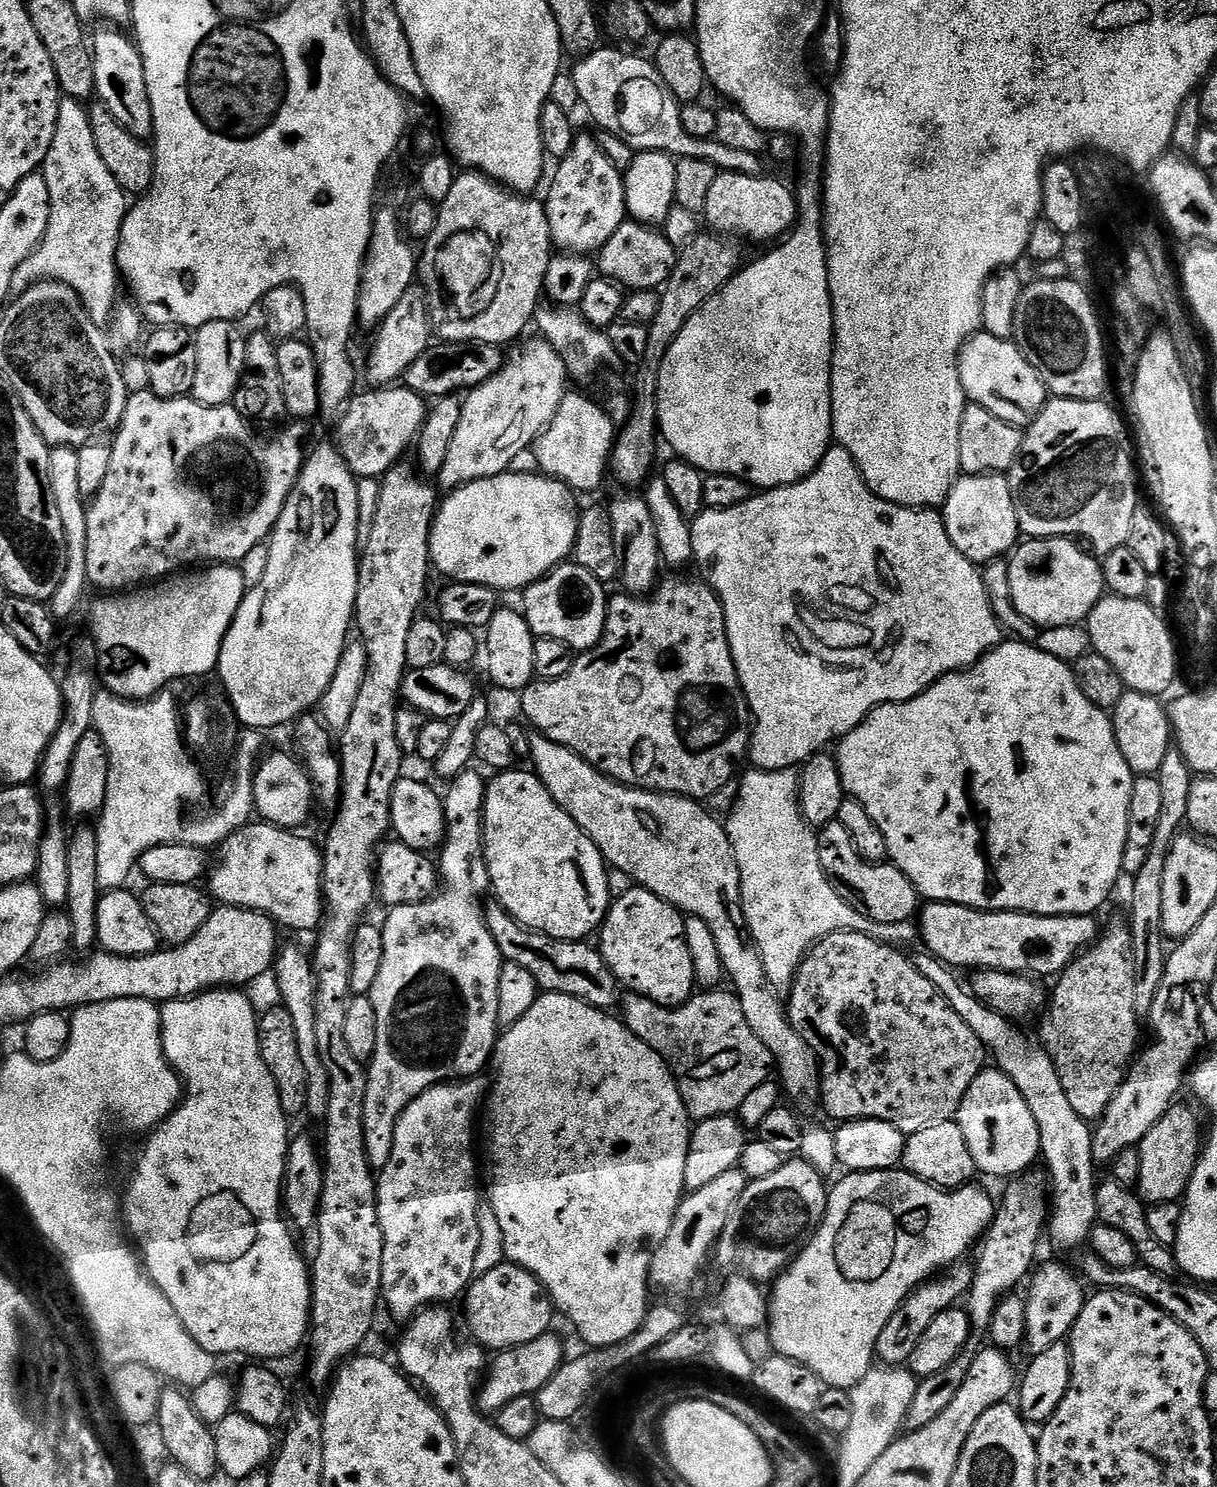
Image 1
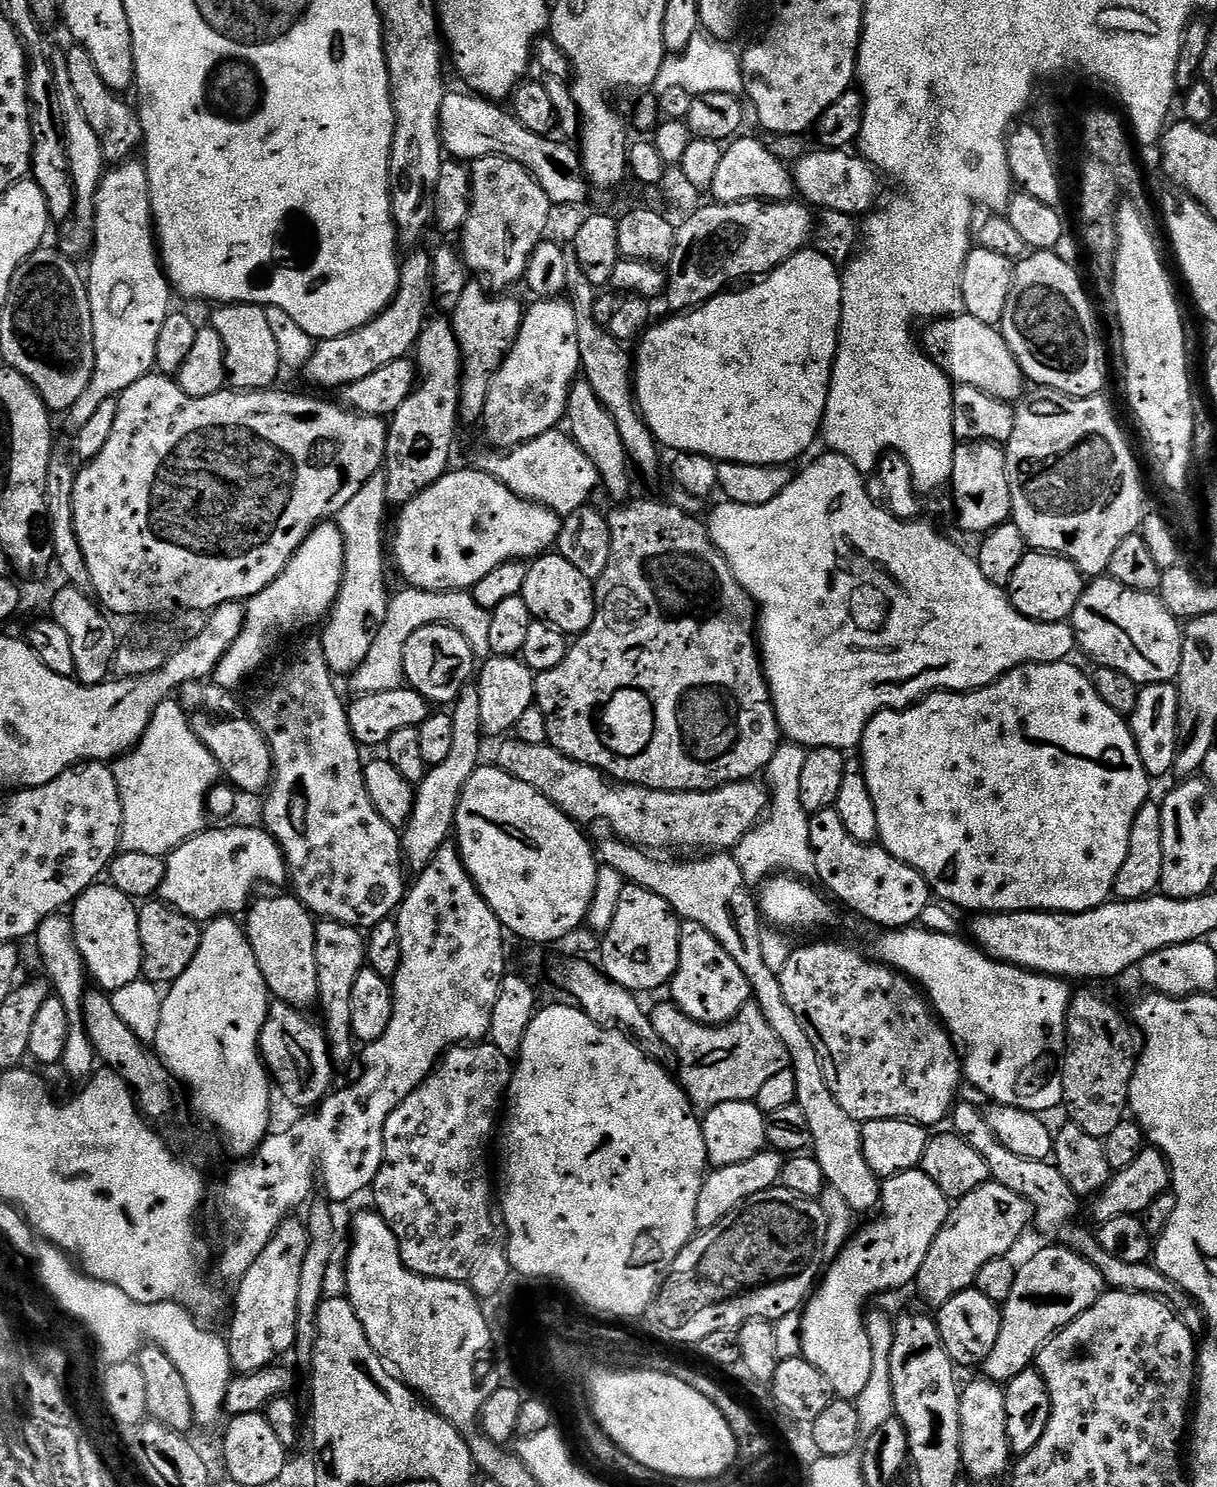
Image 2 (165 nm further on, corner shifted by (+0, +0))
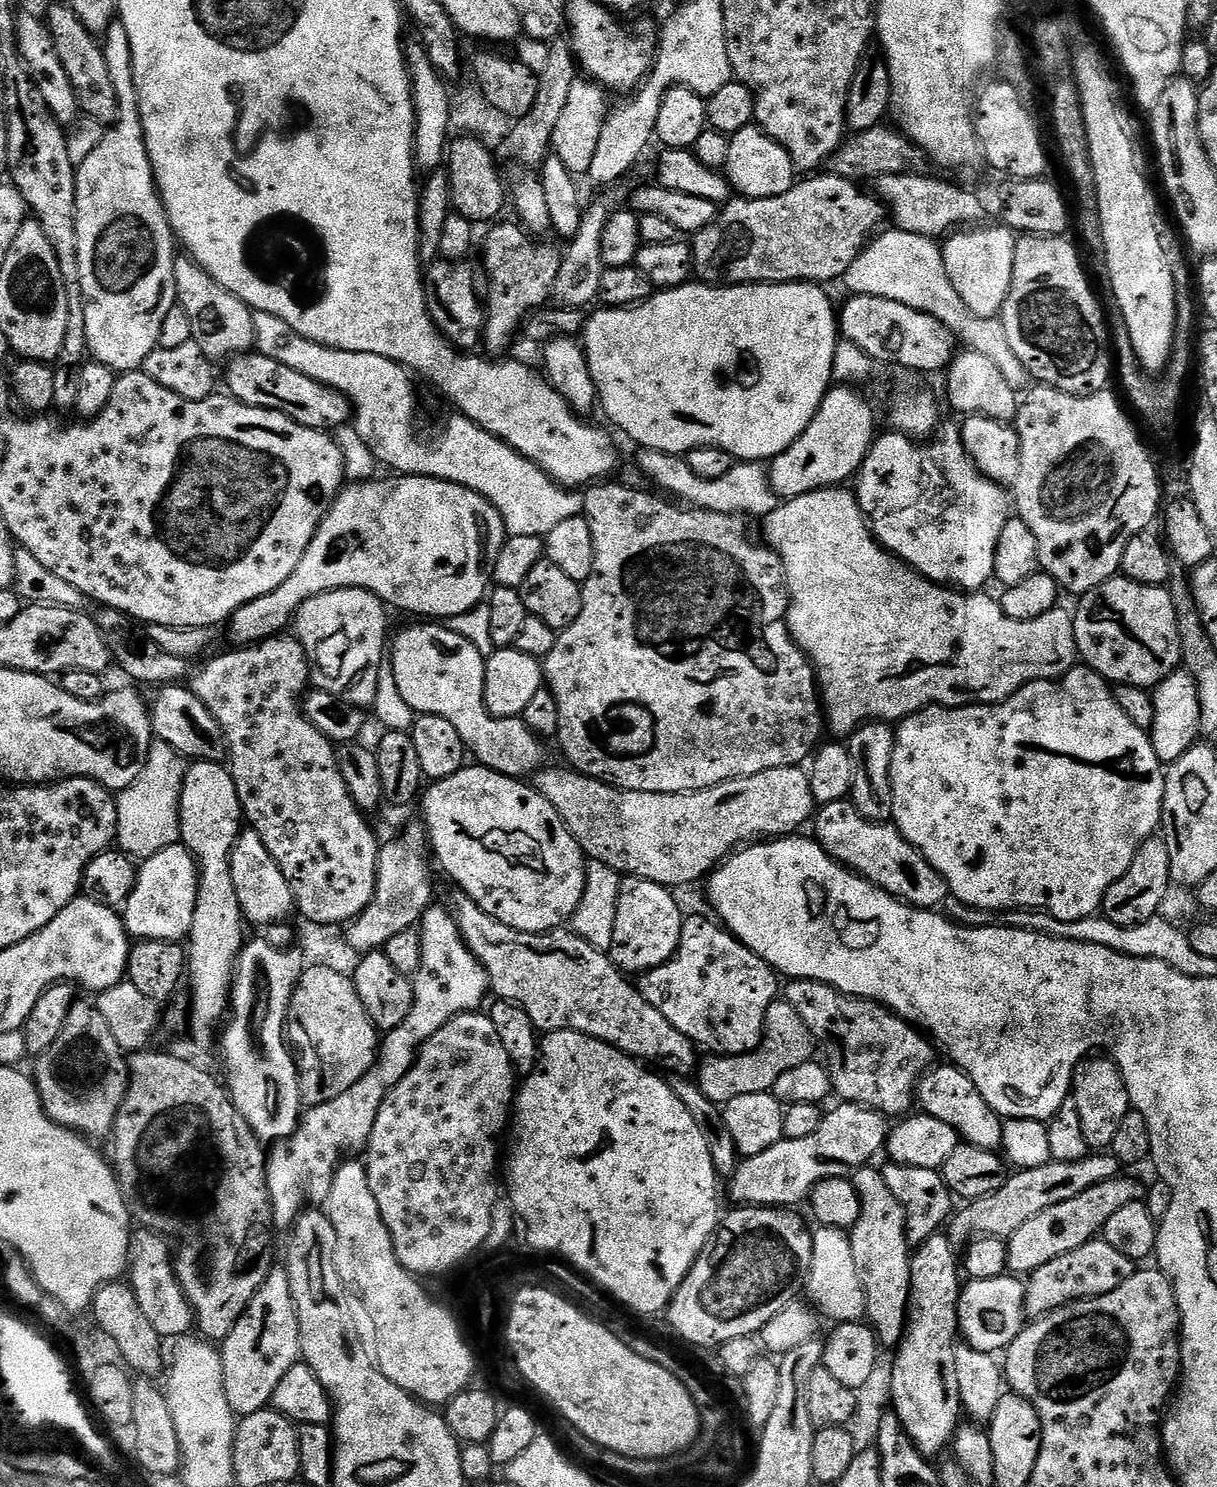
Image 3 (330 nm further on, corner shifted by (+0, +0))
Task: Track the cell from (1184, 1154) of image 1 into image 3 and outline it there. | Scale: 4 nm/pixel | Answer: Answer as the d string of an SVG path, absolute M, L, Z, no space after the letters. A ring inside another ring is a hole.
M1118 1174L1112 1180L1098 1182L1098 1186L1090 1186L1090 1190L1082 1190L1082 1194L1069 1198L1067 1202L1058 1202L1058 1206L1042 1210L1042 1214L1034 1214L1030 1222L1022 1222L1022 1226L1018 1226L1018 1230L1007 1237L1007 1271L1012 1274L1030 1274L1038 1270L1038 1266L1046 1266L1046 1262L1054 1262L1054 1258L1062 1258L1062 1254L1078 1250L1078 1246L1097 1239L1098 1234L1103 1233L1106 1221L1116 1211L1122 1210L1122 1206L1130 1206L1130 1202L1135 1200L1144 1200L1145 1196L1145 1185Z

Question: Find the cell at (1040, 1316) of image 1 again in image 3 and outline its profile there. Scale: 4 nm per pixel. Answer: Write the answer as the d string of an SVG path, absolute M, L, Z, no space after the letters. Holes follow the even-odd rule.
M1102 1238L1092 1240L1089 1244L1078 1246L1078 1250L1070 1250L1070 1254L1062 1254L1062 1258L1054 1258L1054 1262L1046 1262L1046 1266L1038 1266L1027 1277L1024 1285L1024 1314L1028 1318L1047 1316L1074 1300L1089 1300L1102 1294L1110 1294L1110 1290L1118 1290L1122 1282L1126 1282L1135 1272L1137 1265L1126 1254L1118 1254L1114 1246L1110 1246Z

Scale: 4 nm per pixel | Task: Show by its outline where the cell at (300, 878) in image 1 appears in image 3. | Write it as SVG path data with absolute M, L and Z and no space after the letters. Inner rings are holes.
M182 842L166 846L166 850L158 850L158 854L143 861L136 873L134 890L122 905L124 929L128 931L129 937L133 941L187 941L192 933L199 885L200 870L196 867L196 858Z

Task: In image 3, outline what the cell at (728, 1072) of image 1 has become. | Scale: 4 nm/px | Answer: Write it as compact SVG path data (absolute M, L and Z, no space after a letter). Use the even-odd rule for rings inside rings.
M777 998L766 1010L764 1037L759 1046L741 1056L712 1056L705 1064L703 1061L698 1068L698 1087L705 1098L717 1106L723 1106L734 1098L742 1098L742 1094L771 1092L774 1082L778 1082L778 1074L786 1074L786 1070L802 1066L802 1062L813 1059L813 1056L814 1041L806 1022L802 1022L794 1006Z

